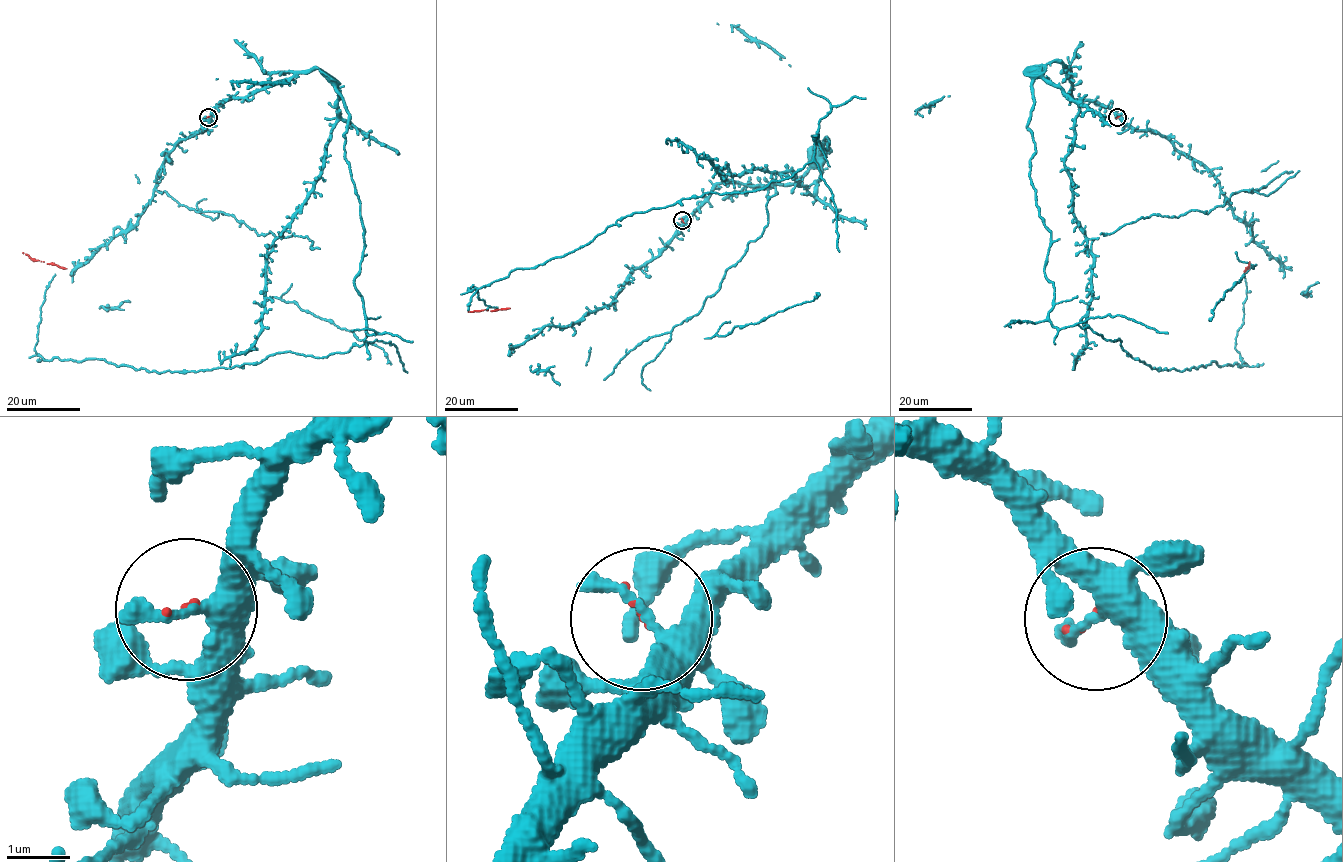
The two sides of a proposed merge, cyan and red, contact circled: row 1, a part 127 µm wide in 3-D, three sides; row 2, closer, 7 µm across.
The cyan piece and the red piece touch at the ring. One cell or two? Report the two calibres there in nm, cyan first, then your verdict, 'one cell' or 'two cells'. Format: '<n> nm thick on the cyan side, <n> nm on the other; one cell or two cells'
300 nm thick on the cyan side, 70 nm on the other; two cells

